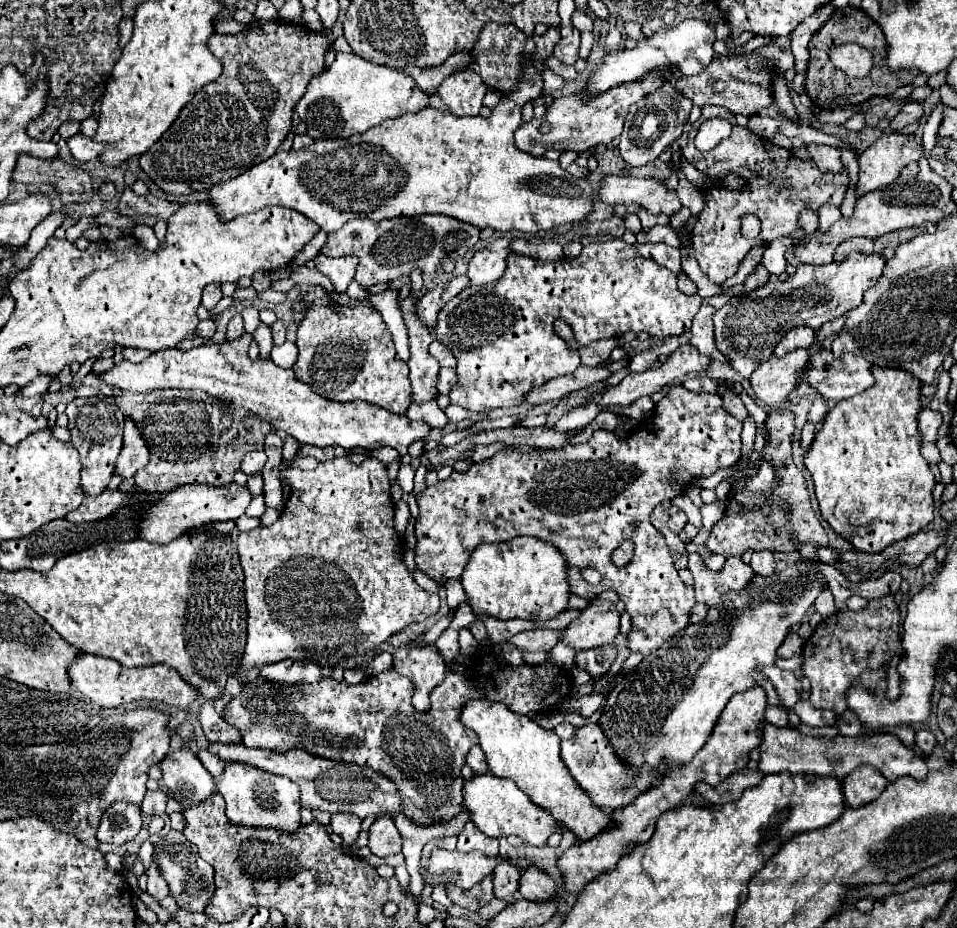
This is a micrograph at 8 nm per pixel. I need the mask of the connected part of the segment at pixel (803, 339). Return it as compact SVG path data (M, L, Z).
M806 325L794 327L782 337L782 341L776 345L774 353L778 357L782 357L782 355L786 355L786 353L790 353L792 349L798 349L798 347L806 347L808 349L812 345L812 339L814 339L814 331L810 327L806 327Z

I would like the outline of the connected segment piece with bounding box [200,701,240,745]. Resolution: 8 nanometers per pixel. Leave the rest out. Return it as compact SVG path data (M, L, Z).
M206 701L200 707L200 725L208 743L226 743L226 745L240 743L240 733L216 713L214 701Z

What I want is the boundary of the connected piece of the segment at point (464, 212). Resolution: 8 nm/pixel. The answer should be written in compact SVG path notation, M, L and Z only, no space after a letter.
M524 65L522 67L522 77L518 81L518 85L506 93L502 97L502 101L492 109L492 115L490 117L456 117L452 113L444 113L440 109L434 109L434 107L426 107L418 113L406 113L402 117L396 117L396 119L388 119L384 121L380 127L374 127L362 135L354 135L354 137L348 137L348 139L318 139L314 141L312 147L308 149L302 149L302 151L278 151L274 153L274 157L254 165L252 169L248 169L246 173L230 179L230 181L222 181L214 187L210 187L208 191L208 203L214 207L216 215L222 217L222 221L232 221L234 217L238 215L244 215L244 213L250 213L250 211L258 211L262 207L272 207L272 205L280 205L280 207L288 207L288 209L296 209L300 213L304 213L306 217L310 217L314 223L320 225L320 229L324 229L326 233L334 233L338 231L346 221L352 221L352 219L370 219L370 221L384 221L384 219L394 219L394 217L412 217L412 215L422 215L422 213L444 213L444 215L450 215L450 217L456 217L460 221L468 221L470 225L476 225L478 229L484 229L484 227L492 227L494 231L502 231L502 233L508 233L508 231L522 231L522 233L540 233L540 231L550 231L554 227L560 227L564 223L582 223L590 211L592 211L592 203L594 203L594 189L588 181L588 177L572 177L568 171L564 171L560 167L560 163L556 161L550 161L546 157L534 157L534 155L528 155L520 149L516 149L514 145L514 131L520 127L520 109L522 105L534 101L536 97L542 95L542 73L534 67L534 65Z

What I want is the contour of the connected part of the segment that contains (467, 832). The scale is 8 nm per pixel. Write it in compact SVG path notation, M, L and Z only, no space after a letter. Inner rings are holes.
M470 821L462 827L458 833L458 849L460 851L480 851L480 853L498 853L498 839L486 837L484 833L478 833L478 827L470 825Z

